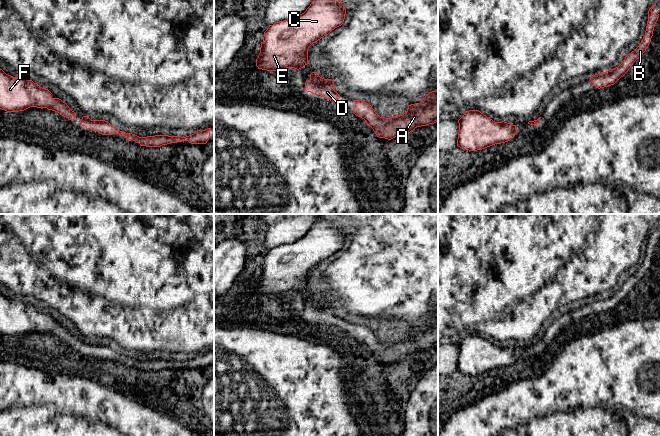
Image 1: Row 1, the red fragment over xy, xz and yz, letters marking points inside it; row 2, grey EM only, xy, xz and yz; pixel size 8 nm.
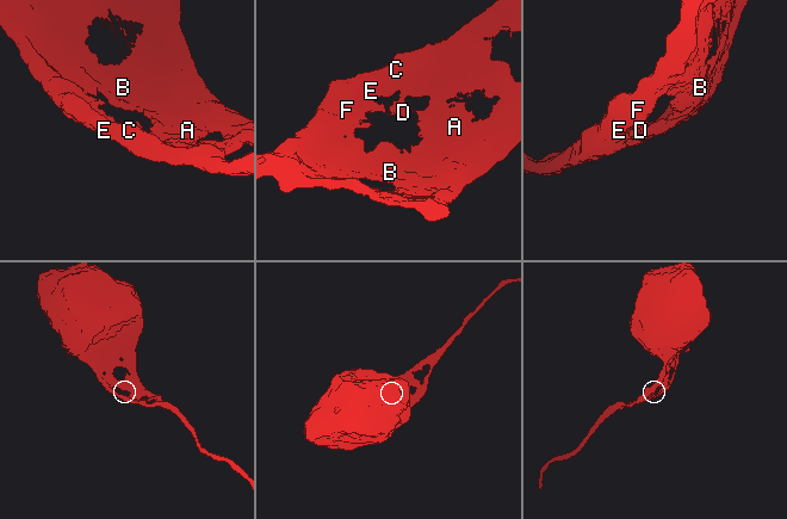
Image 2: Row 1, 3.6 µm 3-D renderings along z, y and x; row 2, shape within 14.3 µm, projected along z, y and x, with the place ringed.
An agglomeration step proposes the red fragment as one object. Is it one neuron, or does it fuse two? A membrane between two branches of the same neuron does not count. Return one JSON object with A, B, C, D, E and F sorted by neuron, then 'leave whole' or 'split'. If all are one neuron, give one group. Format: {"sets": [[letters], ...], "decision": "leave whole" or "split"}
{"sets": [["A", "B", "C", "D", "E", "F"]], "decision": "leave whole"}

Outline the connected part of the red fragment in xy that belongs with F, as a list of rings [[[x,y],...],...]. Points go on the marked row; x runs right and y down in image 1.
[[[0,69],[0,109],[2,110],[7,112],[19,112],[30,107],[47,108],[73,121],[76,117],[76,113],[61,99],[52,98],[51,94],[48,89],[40,87],[38,83],[34,83],[32,80],[22,77],[13,77]]]

